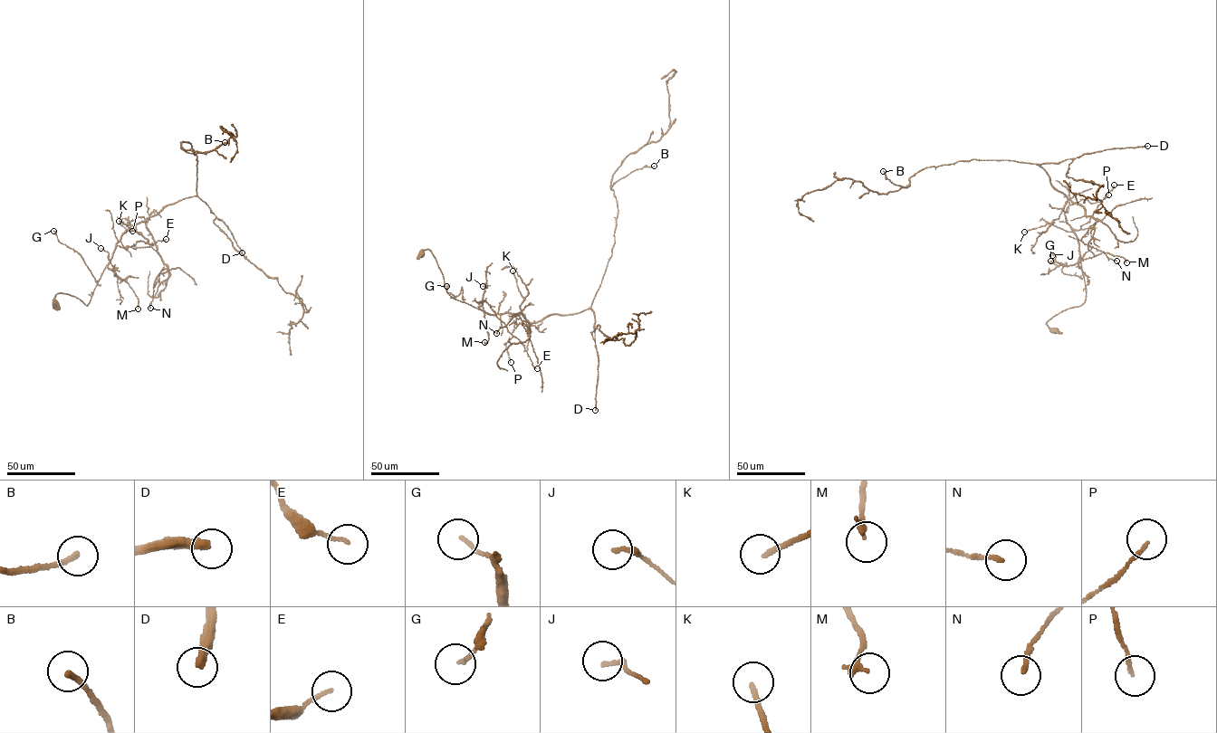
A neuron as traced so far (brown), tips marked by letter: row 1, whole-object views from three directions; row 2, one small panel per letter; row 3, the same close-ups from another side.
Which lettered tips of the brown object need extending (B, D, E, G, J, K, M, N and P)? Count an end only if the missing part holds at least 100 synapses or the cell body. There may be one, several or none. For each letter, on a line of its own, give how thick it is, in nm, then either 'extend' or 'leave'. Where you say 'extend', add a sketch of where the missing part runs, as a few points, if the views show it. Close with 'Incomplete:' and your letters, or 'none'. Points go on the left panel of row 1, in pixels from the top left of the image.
B: calibre 240 nm; leave
D: calibre 280 nm; extend; course (242, 252), (279, 298), (301, 311), (310, 321), (334, 328), (348, 374)
E: calibre 130 nm; leave
G: calibre 120 nm; leave
J: calibre 140 nm; leave
K: calibre 170 nm; leave
M: calibre 260 nm; leave
N: calibre 140 nm; leave
P: calibre 120 nm; leave
Incomplete: D

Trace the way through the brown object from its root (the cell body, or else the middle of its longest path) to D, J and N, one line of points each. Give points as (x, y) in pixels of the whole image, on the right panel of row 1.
D: (1055, 329), (1048, 321), (1081, 305), (1086, 291), (1078, 238), (1063, 209), (1066, 196), (1037, 164), (1147, 146)
J: (1055, 329), (1048, 321), (1081, 305), (1086, 291), (1080, 256), (1077, 262), (1064, 266), (1052, 255)
N: (1055, 329), (1048, 321), (1086, 293), (1068, 200), (1097, 219), (1081, 241), (1116, 261)

